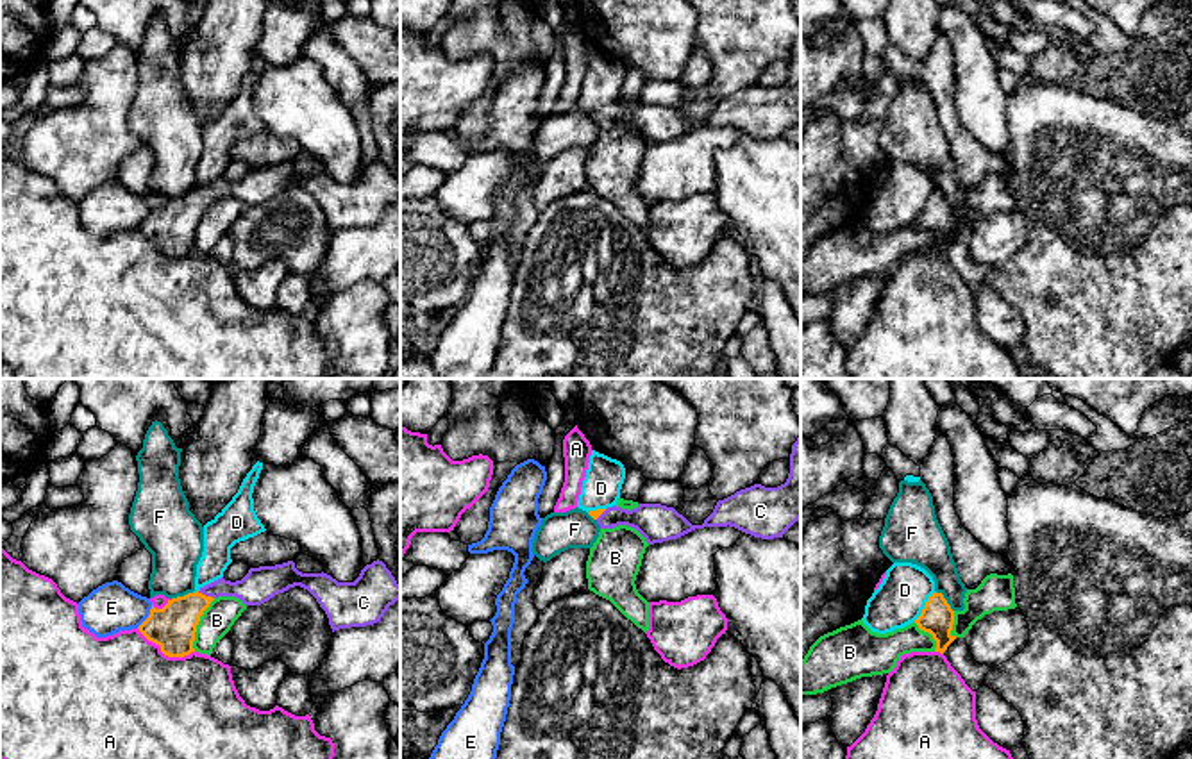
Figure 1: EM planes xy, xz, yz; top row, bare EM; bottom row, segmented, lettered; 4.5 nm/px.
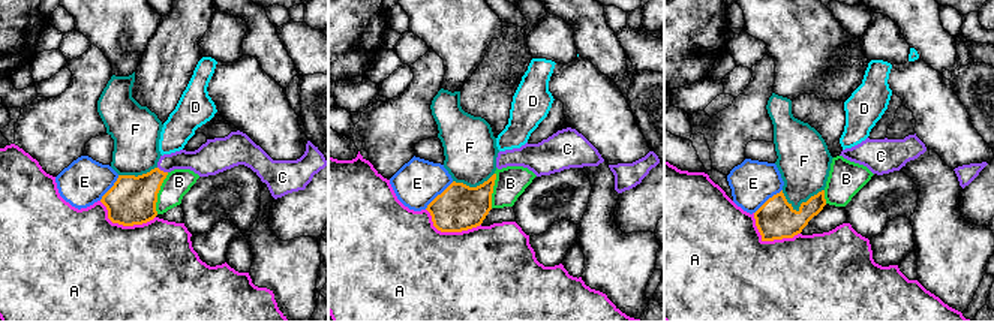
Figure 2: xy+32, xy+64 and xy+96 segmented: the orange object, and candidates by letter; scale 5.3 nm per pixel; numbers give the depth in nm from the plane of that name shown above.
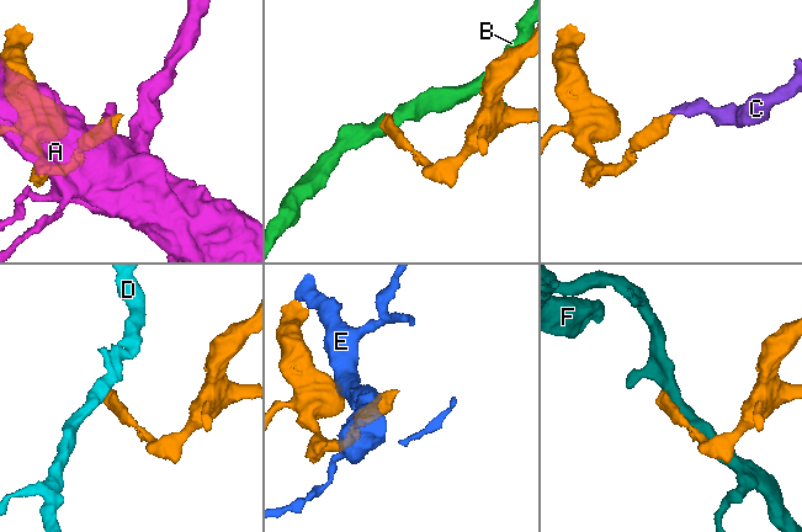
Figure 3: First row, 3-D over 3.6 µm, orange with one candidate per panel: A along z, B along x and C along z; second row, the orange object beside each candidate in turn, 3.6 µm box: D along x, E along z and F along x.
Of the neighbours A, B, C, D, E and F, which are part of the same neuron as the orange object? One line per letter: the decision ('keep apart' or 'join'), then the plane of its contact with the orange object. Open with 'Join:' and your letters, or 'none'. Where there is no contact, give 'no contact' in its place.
Join: C
A: keep apart | xy
B: keep apart | xy
C: join | xy
D: keep apart | yz
E: keep apart | xy
F: keep apart | xy

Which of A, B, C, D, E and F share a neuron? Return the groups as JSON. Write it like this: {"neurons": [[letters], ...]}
{"neurons": [["A"], ["B"], ["C"], ["D"], ["E"], ["F"]]}

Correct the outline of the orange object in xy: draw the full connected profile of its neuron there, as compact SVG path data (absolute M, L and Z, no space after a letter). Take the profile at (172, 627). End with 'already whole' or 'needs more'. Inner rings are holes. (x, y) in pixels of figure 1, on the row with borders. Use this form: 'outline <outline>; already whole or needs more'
outline M293 561L250 568L248 573L236 582L223 577L200 588L197 593L188 593L168 600L163 609L152 605L148 618L138 627L139 632L152 643L161 646L161 652L168 657L184 657L195 652L193 641L200 616L209 604L218 596L236 596L245 605L261 605L279 593L290 588L300 586L307 589L329 618L329 625L334 630L350 627L366 627L381 621L390 605L400 598L400 586L382 561L366 564L354 582L338 582L327 573L302 573L295 568Z; needs more

